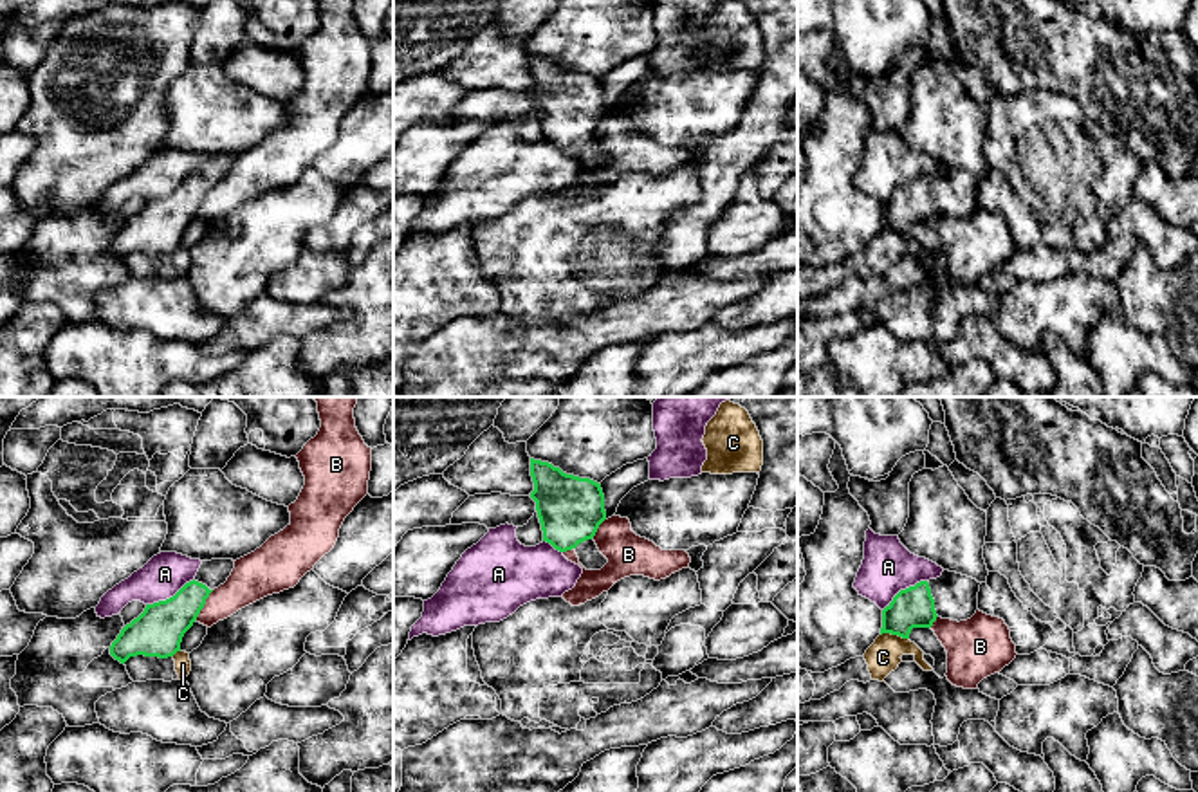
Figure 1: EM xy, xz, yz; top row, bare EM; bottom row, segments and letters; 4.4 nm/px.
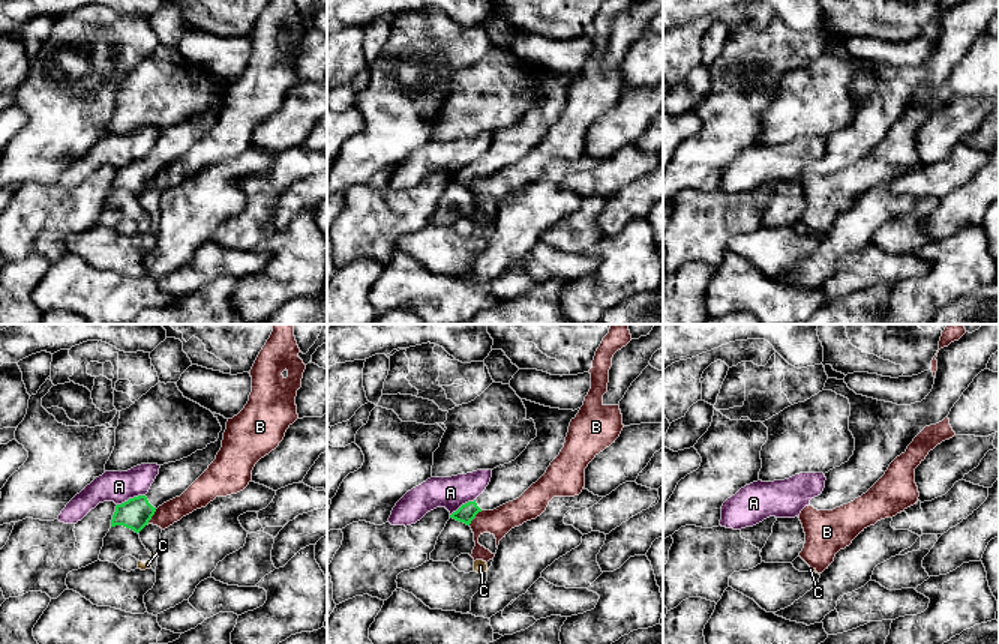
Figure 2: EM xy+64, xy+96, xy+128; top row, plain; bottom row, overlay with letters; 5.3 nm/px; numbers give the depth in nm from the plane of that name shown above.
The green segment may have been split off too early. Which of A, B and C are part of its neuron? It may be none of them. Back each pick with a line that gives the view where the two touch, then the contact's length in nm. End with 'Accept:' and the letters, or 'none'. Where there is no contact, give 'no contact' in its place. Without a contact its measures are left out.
Accept: none

